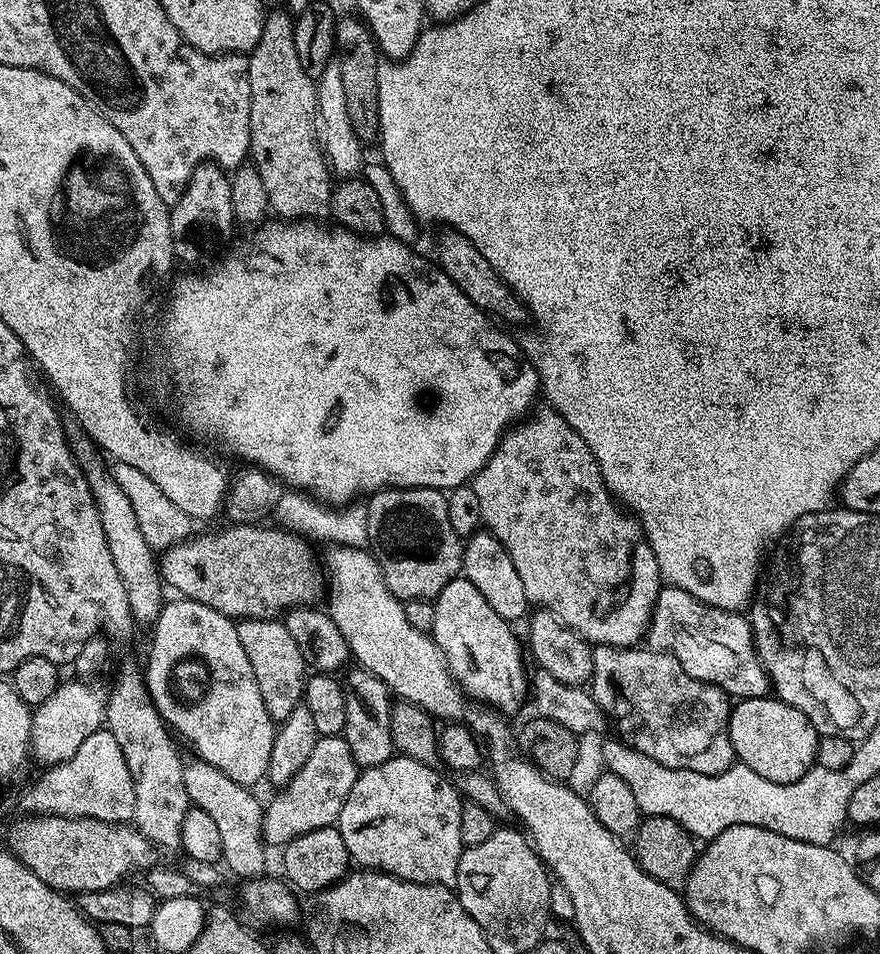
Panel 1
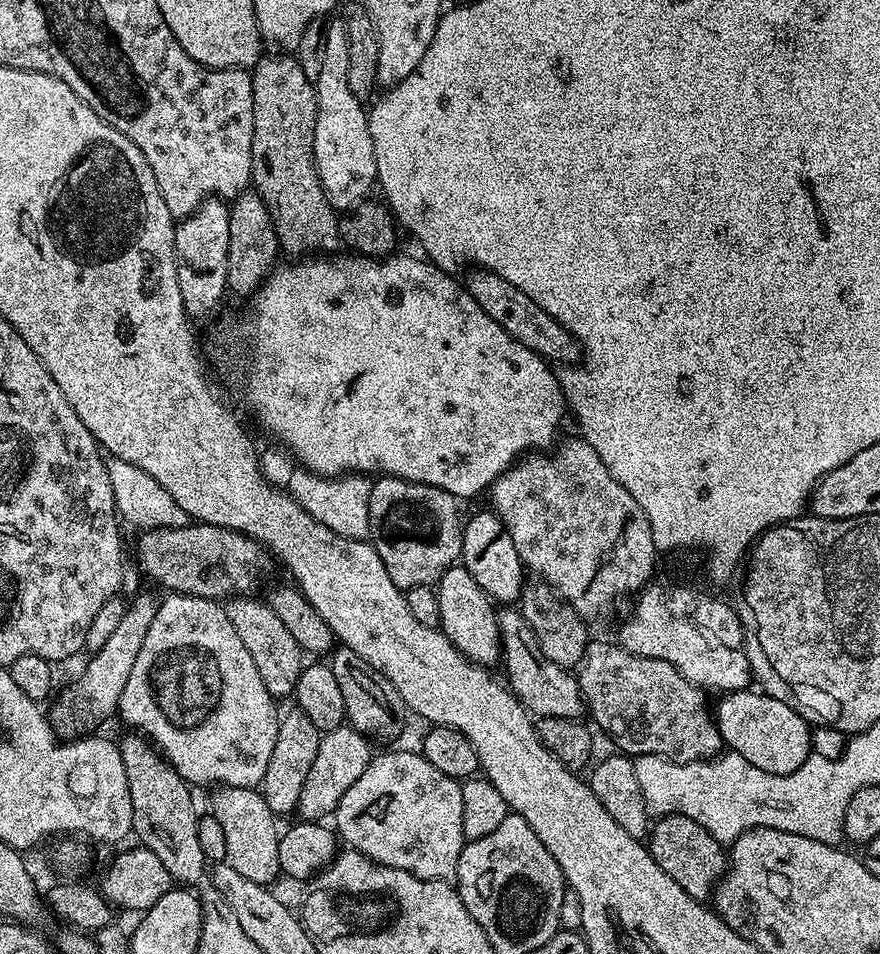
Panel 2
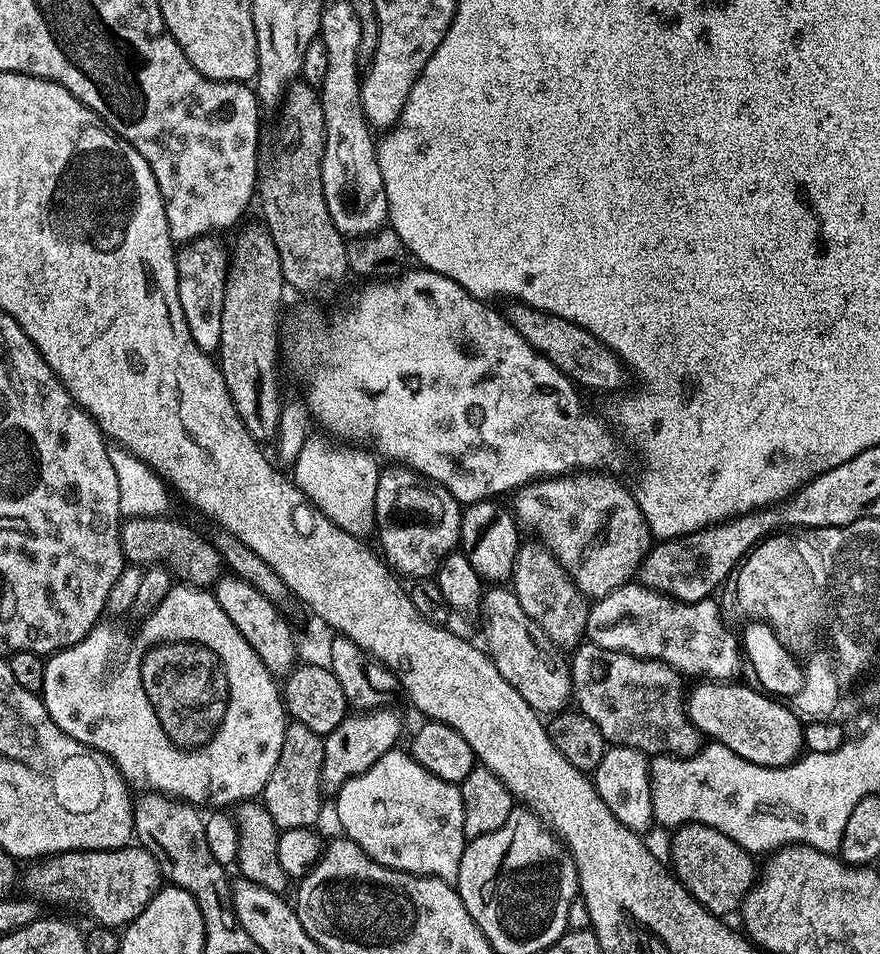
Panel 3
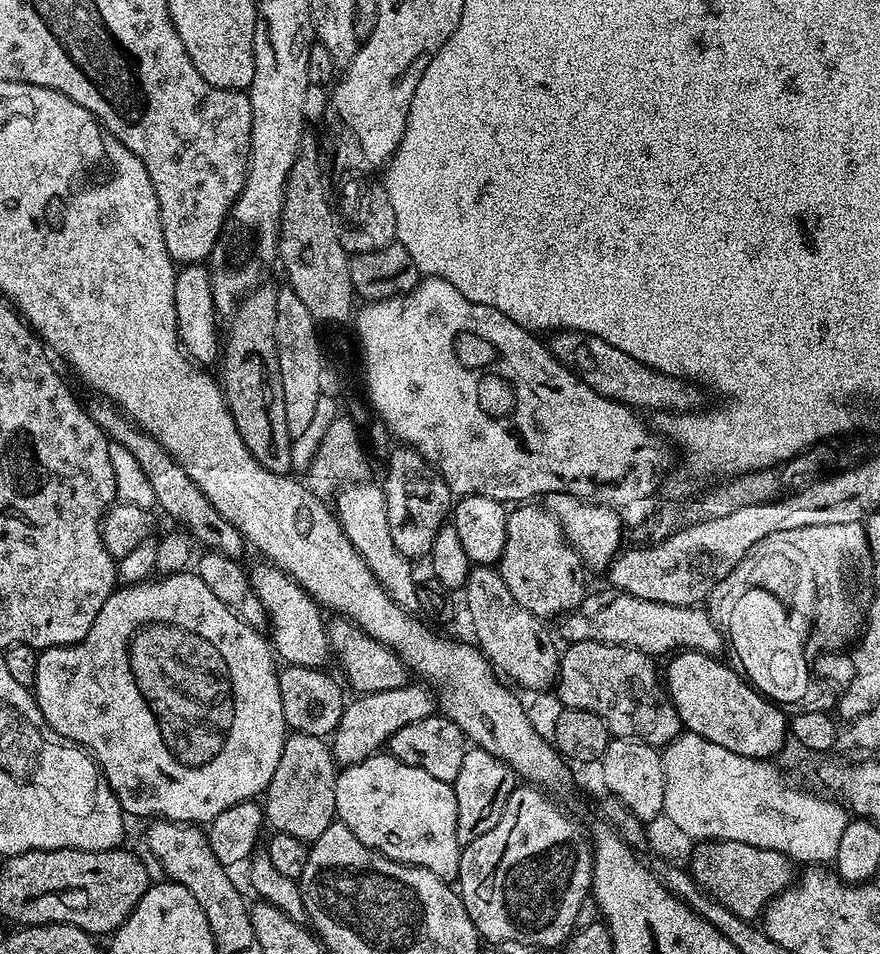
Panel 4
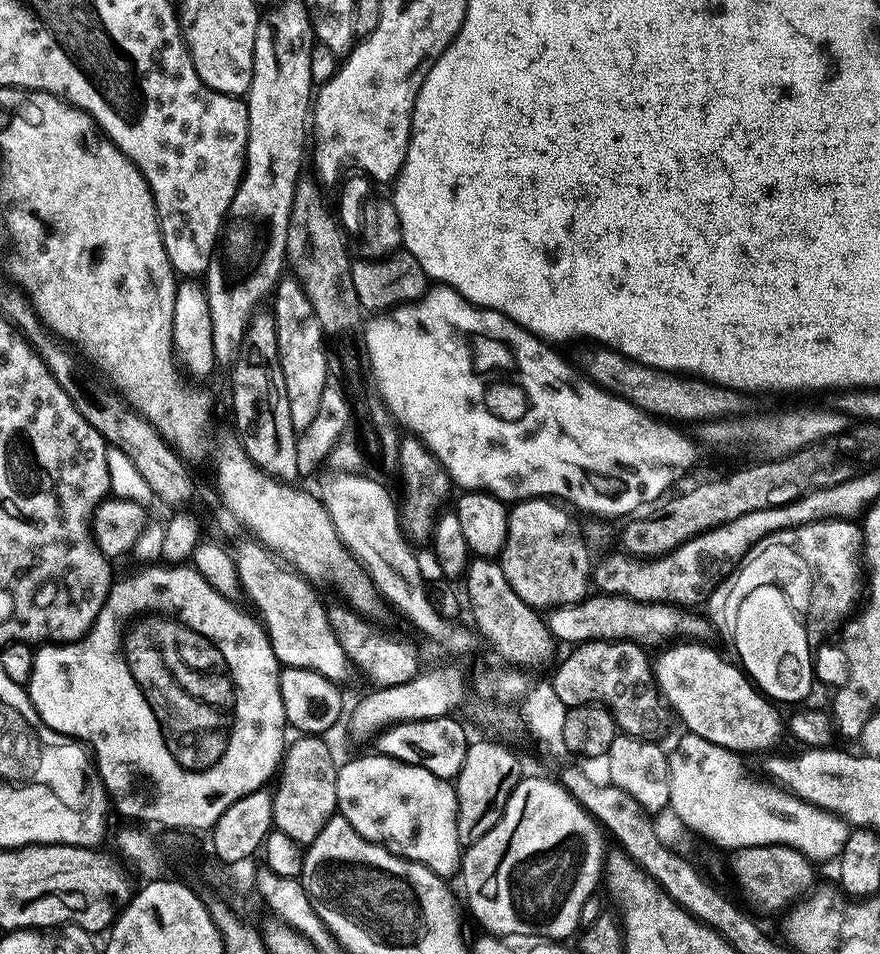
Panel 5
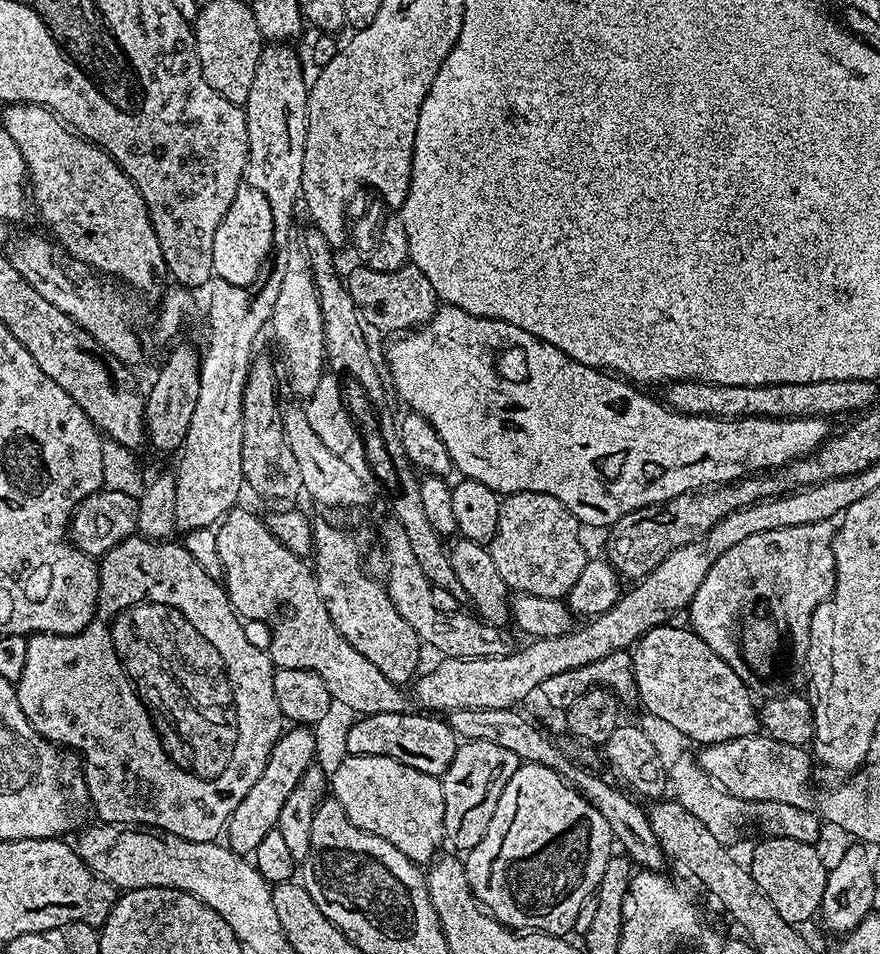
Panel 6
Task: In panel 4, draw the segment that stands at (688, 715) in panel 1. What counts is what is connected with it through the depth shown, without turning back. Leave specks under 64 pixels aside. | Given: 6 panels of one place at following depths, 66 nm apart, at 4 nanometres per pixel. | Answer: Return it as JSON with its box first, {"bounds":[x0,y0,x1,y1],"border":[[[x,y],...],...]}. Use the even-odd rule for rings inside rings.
{"bounds":[554,640,681,750],"border":[[[593,640],[569,643],[567,647],[568,649],[563,649],[560,674],[556,677],[554,685],[554,692],[564,708],[577,708],[598,714],[606,722],[608,731],[613,737],[637,740],[657,750],[663,749],[681,735],[680,715],[676,713],[661,673],[660,676],[656,673],[657,661],[653,657],[636,648],[627,648],[621,644],[603,644]]]}

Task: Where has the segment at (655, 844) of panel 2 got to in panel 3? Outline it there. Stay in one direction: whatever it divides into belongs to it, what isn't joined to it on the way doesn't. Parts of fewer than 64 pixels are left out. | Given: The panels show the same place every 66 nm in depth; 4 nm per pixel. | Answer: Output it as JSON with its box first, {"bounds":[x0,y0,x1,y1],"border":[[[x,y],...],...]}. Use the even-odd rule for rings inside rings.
{"bounds":[670,824,758,918],"border":[[[682,824],[673,832],[676,833],[672,836],[670,868],[681,886],[707,912],[721,918],[727,917],[727,912],[735,913],[758,872],[758,864],[752,861],[753,853],[744,851],[741,844],[705,824]]]}

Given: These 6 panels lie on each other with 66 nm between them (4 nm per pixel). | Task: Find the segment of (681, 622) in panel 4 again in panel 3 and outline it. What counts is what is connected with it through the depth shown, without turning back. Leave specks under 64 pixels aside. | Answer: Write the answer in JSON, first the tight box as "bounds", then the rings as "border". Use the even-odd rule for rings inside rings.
{"bounds":[584,582,742,682],"border":[[[629,582],[623,584],[620,588],[616,588],[613,592],[608,592],[604,596],[599,597],[599,599],[589,607],[586,626],[584,627],[584,636],[586,637],[587,643],[597,644],[606,650],[618,650],[619,652],[625,652],[631,656],[641,656],[647,660],[661,660],[662,663],[669,664],[671,668],[675,668],[677,672],[683,674],[685,677],[700,676],[696,678],[707,678],[712,682],[728,682],[735,677],[732,675],[739,670],[740,660],[742,664],[742,644],[738,639],[737,633],[735,636],[735,634],[720,621],[720,608],[714,601],[715,599],[709,598],[707,600],[695,600],[687,604],[685,600],[676,600],[673,596],[664,595],[663,592],[655,592],[652,588],[645,588],[644,585],[639,582]]]}

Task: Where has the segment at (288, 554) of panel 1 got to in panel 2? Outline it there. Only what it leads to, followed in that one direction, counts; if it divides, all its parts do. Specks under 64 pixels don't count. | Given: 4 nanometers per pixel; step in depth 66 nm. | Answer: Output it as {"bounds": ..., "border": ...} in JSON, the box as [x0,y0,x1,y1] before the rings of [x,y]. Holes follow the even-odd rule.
{"bounds":[136,522,274,602],"border":[[[189,522],[181,528],[149,528],[139,533],[136,558],[140,568],[169,593],[201,596],[217,602],[253,591],[260,575],[274,564],[267,548],[240,532],[213,524]]]}

